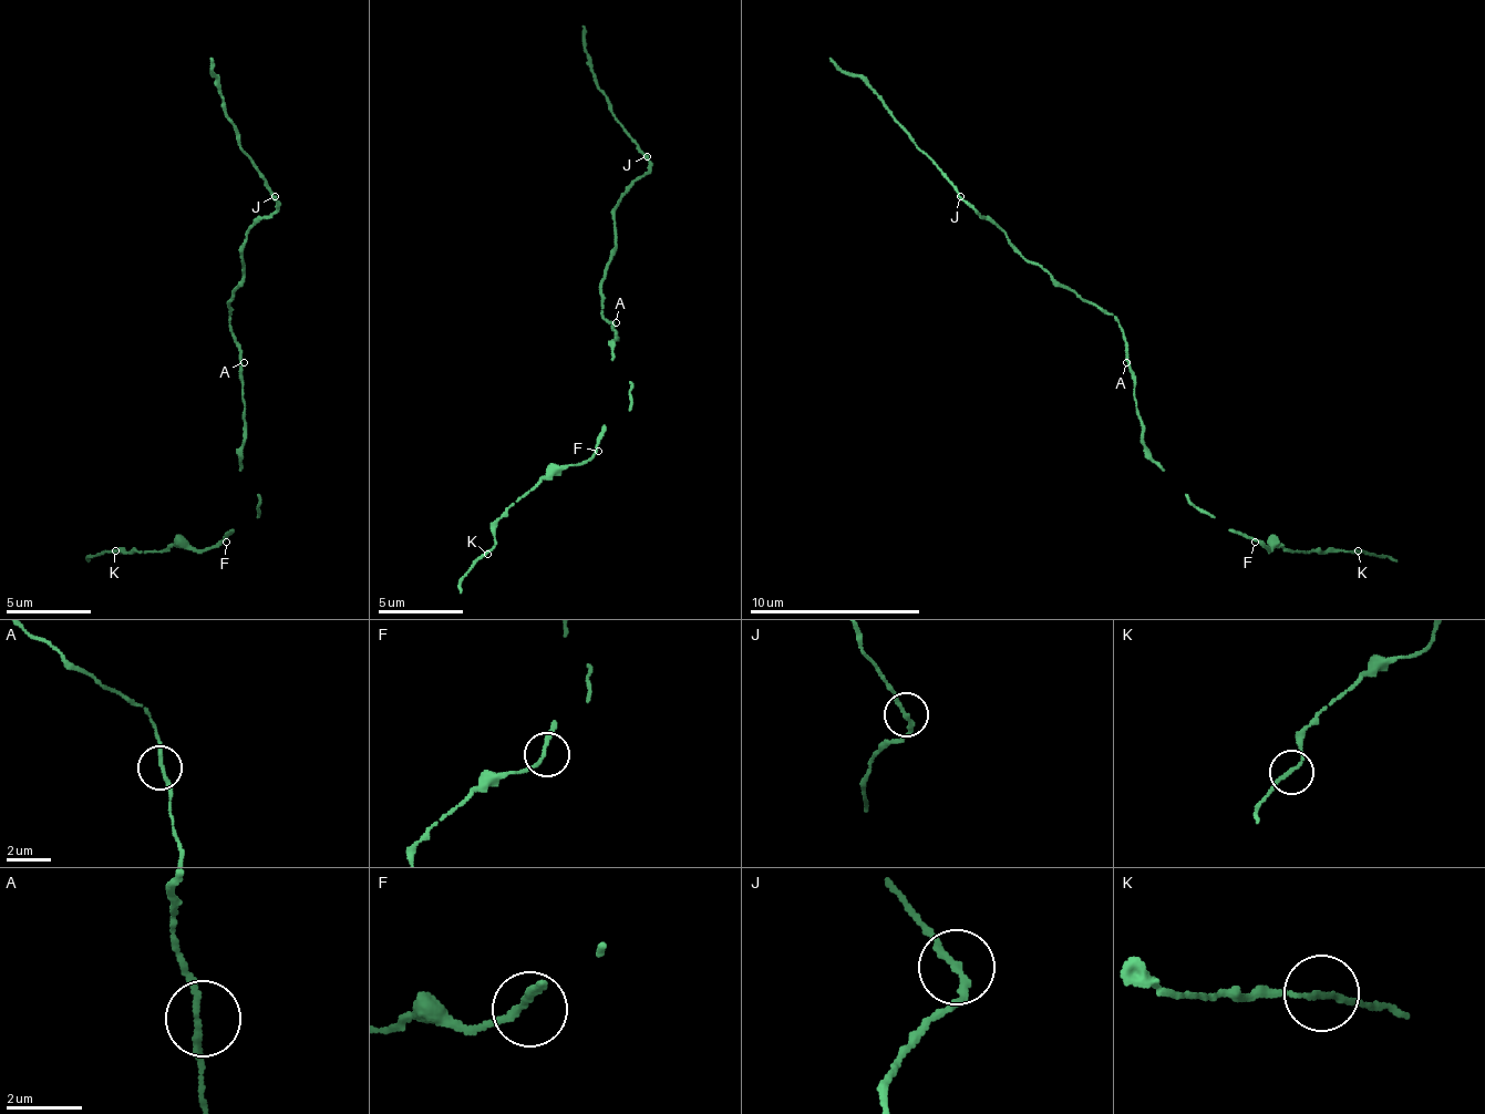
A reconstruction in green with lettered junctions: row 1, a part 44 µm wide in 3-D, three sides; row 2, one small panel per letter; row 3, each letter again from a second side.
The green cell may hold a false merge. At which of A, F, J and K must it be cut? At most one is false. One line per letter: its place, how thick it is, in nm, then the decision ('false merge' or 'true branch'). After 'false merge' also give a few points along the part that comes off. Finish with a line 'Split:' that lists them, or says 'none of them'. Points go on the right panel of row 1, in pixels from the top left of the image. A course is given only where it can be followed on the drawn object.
A: (1126, 362) | 170 nm | true branch
F: (1255, 542) | 170 nm | true branch
J: (960, 196) | 170 nm | true branch
K: (1358, 550) | 160 nm | true branch
Split: none of them

